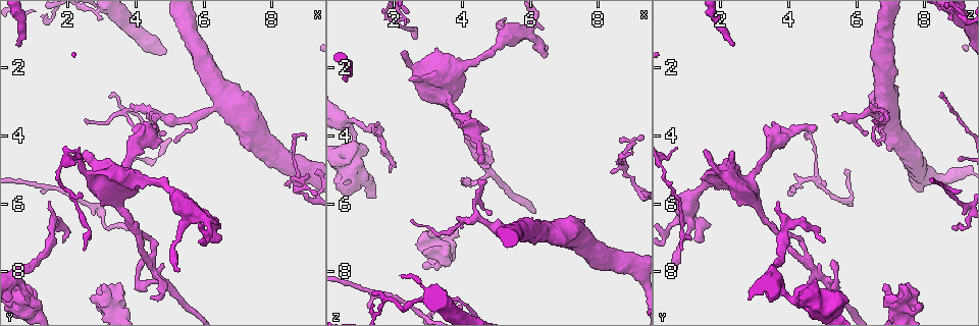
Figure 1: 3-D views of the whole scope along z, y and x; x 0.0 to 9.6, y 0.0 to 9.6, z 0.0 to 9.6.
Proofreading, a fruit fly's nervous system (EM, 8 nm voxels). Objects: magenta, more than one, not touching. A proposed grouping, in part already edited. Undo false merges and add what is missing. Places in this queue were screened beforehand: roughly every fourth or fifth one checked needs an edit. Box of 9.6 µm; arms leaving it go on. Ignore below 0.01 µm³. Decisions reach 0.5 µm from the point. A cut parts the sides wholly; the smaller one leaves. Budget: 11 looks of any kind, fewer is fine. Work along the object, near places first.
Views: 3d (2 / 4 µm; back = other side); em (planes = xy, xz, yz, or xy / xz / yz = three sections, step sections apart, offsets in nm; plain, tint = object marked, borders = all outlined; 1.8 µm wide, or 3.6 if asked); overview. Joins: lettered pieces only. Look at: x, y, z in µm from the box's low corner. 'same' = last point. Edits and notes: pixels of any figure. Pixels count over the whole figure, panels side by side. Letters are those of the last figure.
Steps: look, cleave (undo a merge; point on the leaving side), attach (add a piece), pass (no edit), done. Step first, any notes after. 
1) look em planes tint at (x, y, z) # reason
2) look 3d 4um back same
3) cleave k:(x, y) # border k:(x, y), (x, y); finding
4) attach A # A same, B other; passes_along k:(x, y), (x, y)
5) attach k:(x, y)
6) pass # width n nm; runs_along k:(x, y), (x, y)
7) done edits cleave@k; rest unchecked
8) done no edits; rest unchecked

look em planes borders at (4.60, 3.90, 4.75) # branch stops here

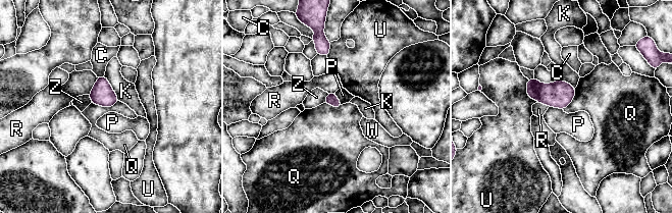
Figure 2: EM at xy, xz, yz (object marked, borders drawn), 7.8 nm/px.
pass # C other, K other, P other, Q other, R other, U other, W other, Z other; border 2:(117, 100), (108, 107), (92, 102); no lettered piece goes on from it

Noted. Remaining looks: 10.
look 3d 4um at (4.50, 6.95, 4.30) # an open end

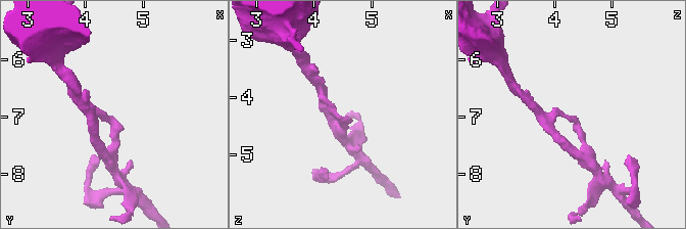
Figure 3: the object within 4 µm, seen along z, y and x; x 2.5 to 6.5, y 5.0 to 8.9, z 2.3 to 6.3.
look em planes borders at (4.50, 6.95, 4.30) # now the EM

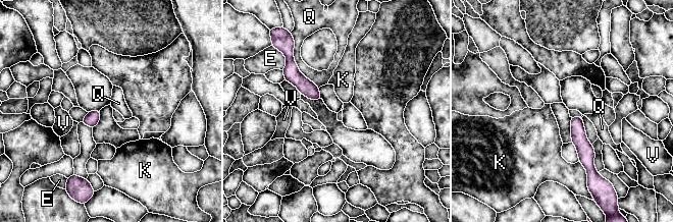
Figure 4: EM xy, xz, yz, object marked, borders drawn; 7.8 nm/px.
pass # E other, K other, Q other, V other; no lettered piece goes on from it

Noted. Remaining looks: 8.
look 3d 2um at (6.45, 7.05, 1.45) # free end

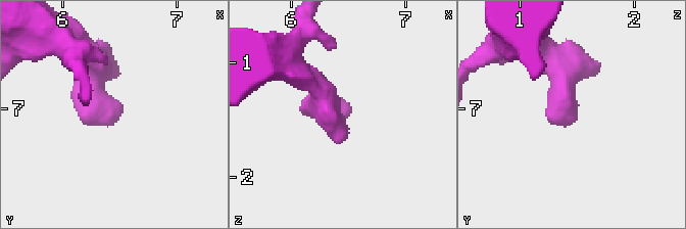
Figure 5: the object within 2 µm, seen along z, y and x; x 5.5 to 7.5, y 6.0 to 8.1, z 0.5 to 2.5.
look em planes borders at (6.52, 7.02, 1.46) # shape alone is not enough

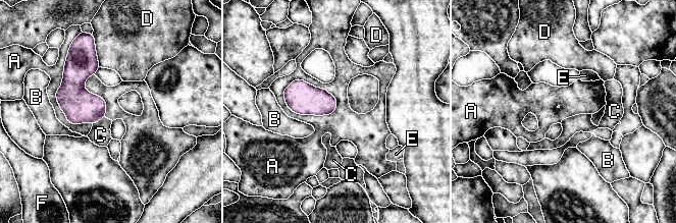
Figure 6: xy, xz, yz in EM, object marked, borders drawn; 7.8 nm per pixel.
pass # longest_contact A 440 nm; A other, B other, C other, D other, E other, F other; border 6:(283, 91), (302, 79), (338, 104); none of them fits

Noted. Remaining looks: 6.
look em planes borders at (3.20, 5.20, 1.40) # branch stops here

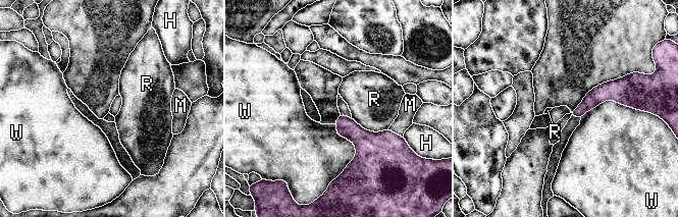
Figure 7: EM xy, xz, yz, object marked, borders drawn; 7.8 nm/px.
pass # H other, M other, R other, W other; runs_along 7:(621, 80), (576, 113); no lettered piece goes on from it

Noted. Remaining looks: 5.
look 3d 2um at (0.75, 8.80, 4.00) # calibre changes

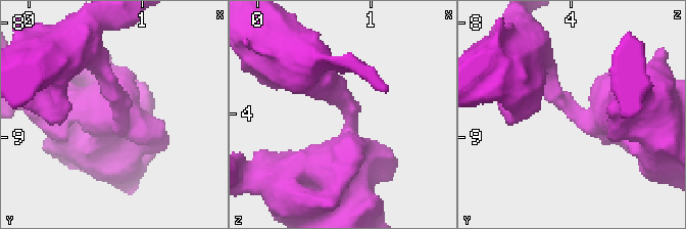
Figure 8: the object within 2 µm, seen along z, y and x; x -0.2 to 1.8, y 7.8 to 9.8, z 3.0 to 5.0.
look em planes borders at (0.80, 8.80, 4.00) # arm_widths 280, 550 nm; need the tissue

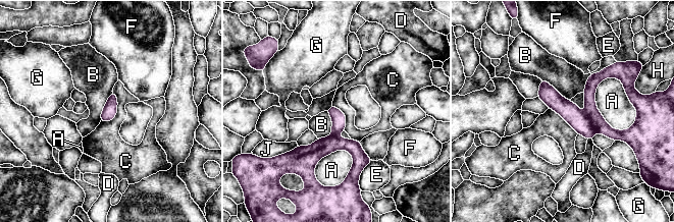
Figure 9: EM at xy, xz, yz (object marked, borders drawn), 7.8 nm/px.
cleave 9:(570, 112) # width 110 nm; A other, B other, C other, D other, E other, F other, G other, H other, J other; part_leaving 9:(542, 84), (589, 136); a second neuron is stuck on

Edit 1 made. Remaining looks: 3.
done edits cleave@9; rest unchecked

